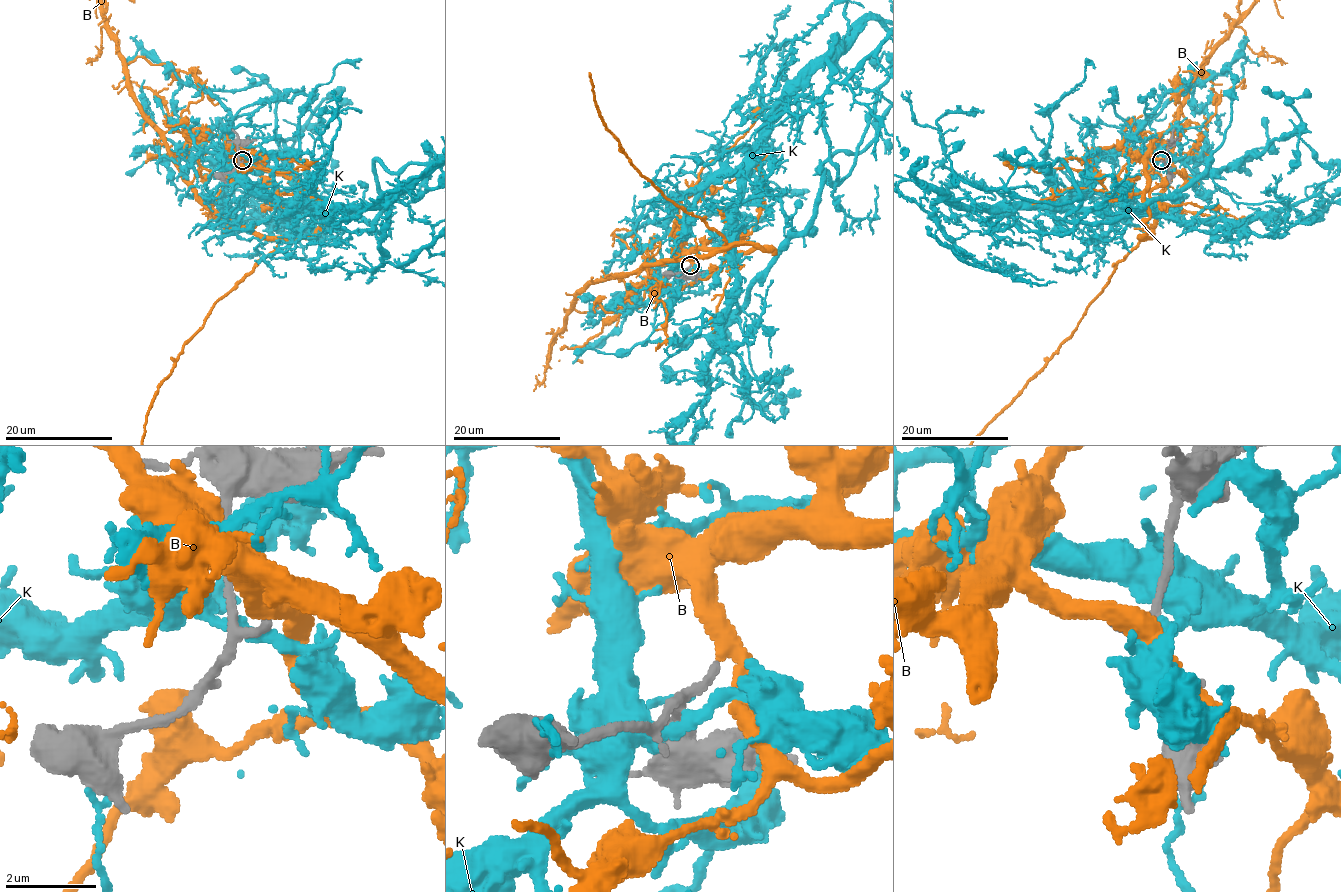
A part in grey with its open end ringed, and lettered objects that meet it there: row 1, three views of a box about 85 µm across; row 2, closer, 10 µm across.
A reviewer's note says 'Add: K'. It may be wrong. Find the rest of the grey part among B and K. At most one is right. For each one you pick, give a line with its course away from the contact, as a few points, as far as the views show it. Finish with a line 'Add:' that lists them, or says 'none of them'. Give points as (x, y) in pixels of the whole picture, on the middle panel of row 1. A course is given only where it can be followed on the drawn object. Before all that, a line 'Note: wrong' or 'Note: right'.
Note: wrong
B: course (691, 265), (699, 250), (773, 250), (727, 243), (632, 164), (595, 102), (591, 32)
Add: B

